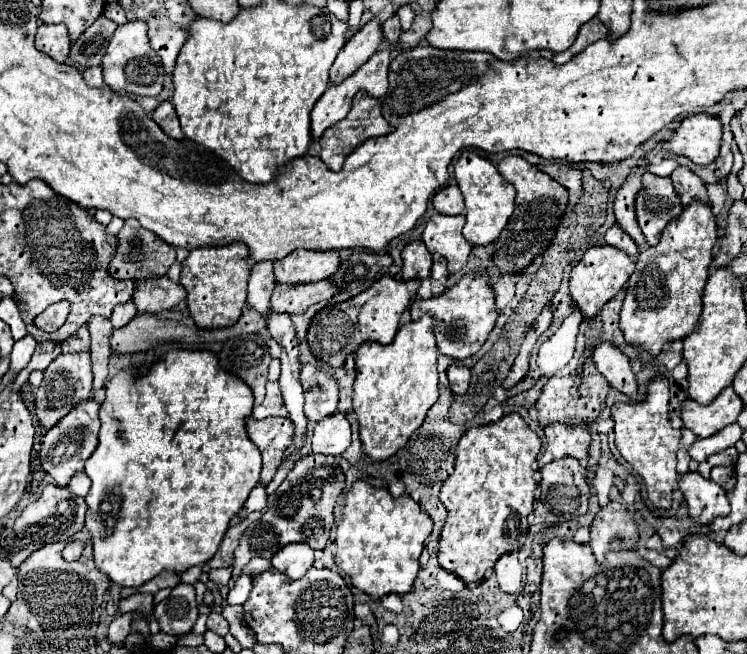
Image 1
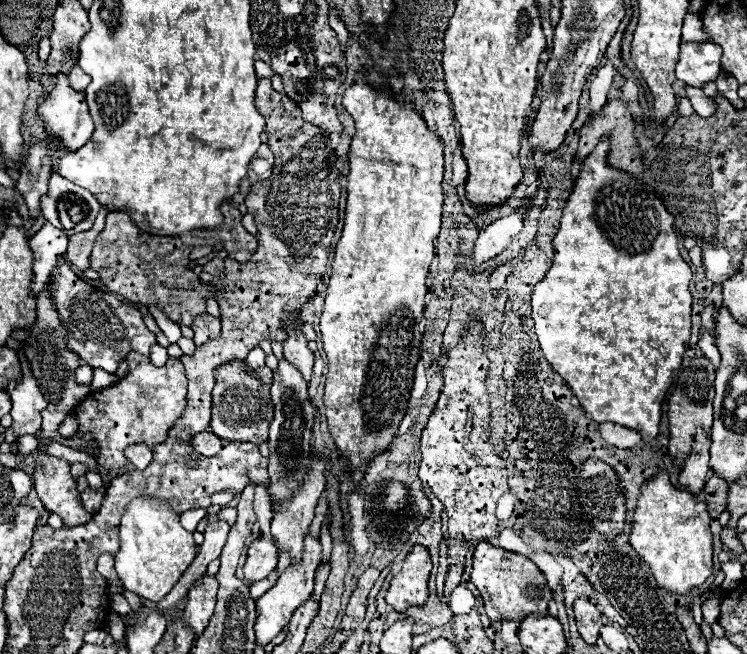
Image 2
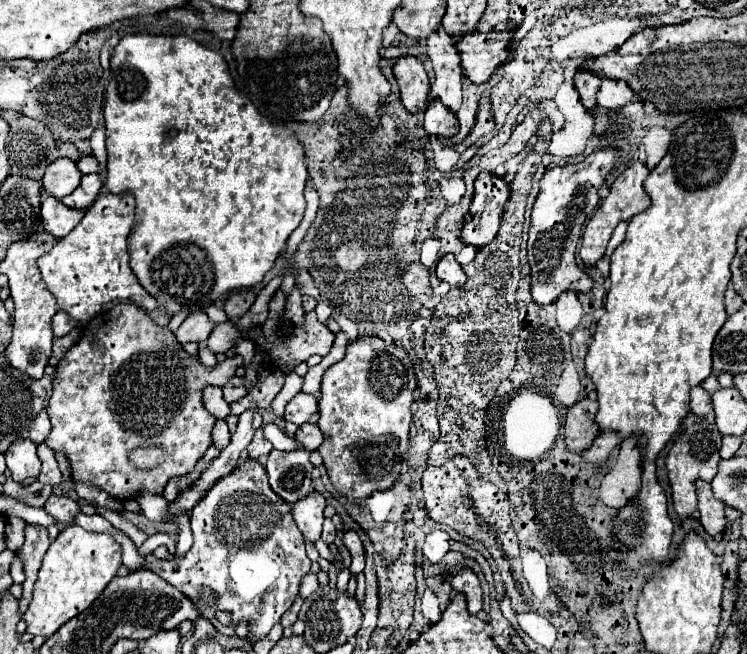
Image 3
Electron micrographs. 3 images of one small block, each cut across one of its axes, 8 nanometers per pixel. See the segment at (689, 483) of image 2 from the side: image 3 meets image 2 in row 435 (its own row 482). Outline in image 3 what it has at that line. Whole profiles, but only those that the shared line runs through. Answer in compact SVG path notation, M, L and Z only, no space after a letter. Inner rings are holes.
M698 480L696 482L696 494L698 494L698 510L700 510L700 522L704 530L710 536L722 534L726 530L726 514L724 504L712 496L712 488L708 482Z

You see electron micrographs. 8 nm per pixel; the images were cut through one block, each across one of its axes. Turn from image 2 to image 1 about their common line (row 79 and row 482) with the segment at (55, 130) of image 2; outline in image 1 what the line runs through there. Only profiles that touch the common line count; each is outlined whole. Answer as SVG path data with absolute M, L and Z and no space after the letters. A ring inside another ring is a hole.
M84 400L78 406L74 406L54 428L50 428L42 436L42 470L46 470L58 486L66 486L74 472L84 470L86 458L96 450L98 444L98 430L100 430L100 418L98 418L100 404L96 400Z

